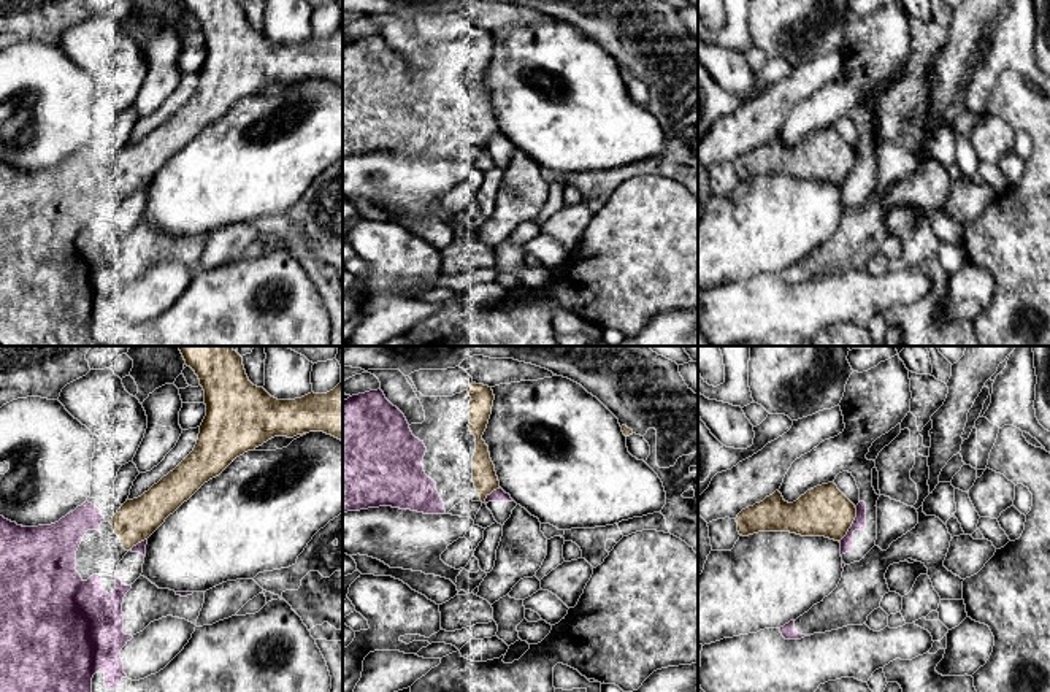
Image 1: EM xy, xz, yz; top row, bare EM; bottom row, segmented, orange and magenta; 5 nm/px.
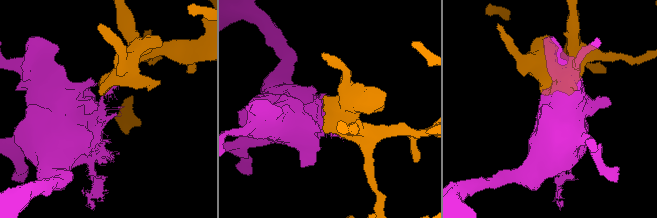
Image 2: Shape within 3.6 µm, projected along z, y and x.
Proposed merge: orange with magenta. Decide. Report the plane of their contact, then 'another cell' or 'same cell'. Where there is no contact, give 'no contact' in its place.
contact in yz; same cell

